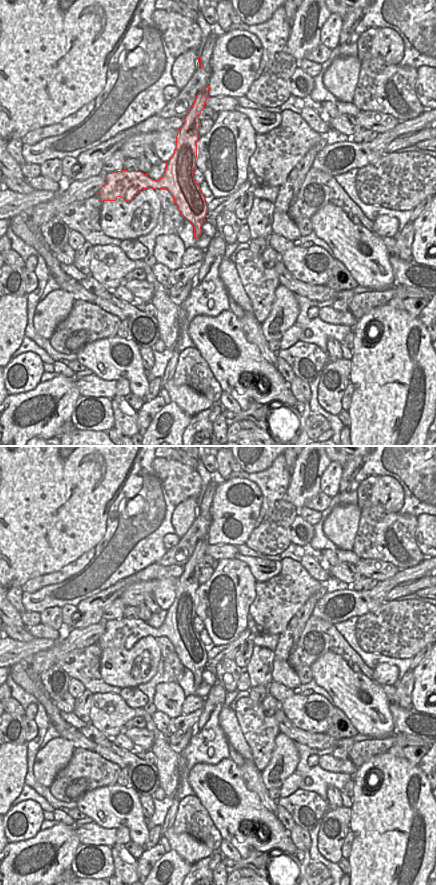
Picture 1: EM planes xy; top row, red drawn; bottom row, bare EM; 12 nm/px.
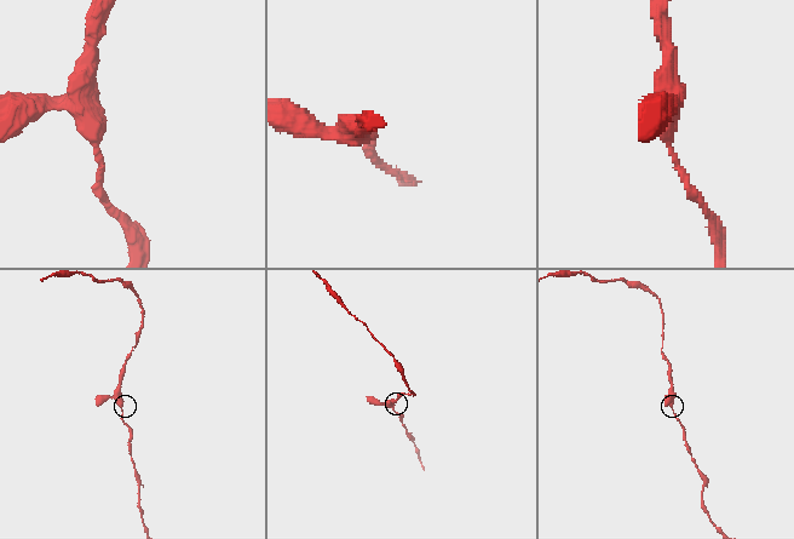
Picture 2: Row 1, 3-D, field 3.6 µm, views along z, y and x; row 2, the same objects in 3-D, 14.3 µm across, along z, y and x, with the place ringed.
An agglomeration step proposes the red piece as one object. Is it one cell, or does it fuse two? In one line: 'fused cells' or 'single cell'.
single cell

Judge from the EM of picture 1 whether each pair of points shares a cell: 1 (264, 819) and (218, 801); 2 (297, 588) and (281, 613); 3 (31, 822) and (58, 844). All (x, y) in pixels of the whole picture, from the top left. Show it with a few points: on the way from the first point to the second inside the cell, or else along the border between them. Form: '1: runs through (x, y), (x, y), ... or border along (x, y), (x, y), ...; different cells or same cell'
1: runs through (253, 815), (243, 808), (229, 806); same cell
2: runs through (294, 594), (282, 607); same cell
3: border along (40, 830), (32, 837), (18, 841); different cells

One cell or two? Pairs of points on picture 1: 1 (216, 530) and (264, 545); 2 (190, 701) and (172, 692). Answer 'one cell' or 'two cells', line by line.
1: two cells
2: two cells

